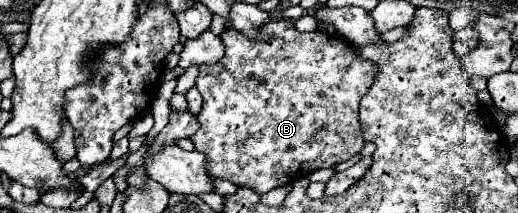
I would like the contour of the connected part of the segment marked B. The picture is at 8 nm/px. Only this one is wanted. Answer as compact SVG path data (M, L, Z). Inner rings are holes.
M287 19L267 23L257 43L233 29L225 31L221 39L225 55L215 65L199 67L195 87L203 97L203 109L197 115L201 129L191 137L195 149L205 153L209 173L215 179L227 179L263 195L361 153L365 139L357 111L379 67L361 59L355 45L341 39L337 33L301 33L293 27L293 21Z

